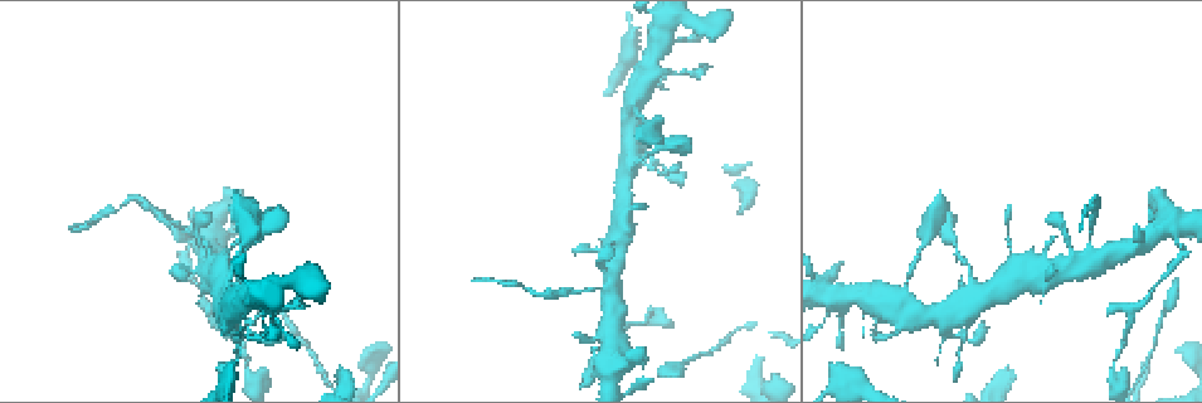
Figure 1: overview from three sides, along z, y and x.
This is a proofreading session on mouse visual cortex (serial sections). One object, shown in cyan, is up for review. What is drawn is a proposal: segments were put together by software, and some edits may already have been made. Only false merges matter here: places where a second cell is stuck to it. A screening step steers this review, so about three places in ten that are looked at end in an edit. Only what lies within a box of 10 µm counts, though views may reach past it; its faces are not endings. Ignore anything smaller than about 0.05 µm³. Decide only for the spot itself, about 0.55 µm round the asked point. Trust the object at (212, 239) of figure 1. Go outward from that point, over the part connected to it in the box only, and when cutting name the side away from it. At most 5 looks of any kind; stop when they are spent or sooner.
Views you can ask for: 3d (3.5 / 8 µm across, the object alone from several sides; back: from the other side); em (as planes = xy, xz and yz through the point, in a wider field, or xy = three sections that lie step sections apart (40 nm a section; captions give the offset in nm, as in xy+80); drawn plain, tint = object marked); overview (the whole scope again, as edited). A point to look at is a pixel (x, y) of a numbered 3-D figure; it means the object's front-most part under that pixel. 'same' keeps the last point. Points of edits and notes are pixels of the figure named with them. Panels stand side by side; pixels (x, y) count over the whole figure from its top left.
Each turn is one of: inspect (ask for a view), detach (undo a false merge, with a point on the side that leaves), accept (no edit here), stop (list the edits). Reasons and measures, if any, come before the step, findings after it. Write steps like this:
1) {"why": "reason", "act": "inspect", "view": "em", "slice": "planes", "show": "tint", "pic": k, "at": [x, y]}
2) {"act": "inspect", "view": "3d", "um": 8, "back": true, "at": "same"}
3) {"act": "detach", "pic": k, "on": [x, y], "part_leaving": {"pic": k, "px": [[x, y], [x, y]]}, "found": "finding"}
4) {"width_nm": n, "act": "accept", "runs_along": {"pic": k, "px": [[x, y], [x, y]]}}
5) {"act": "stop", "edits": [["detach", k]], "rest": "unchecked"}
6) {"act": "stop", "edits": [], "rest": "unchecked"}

{"act": "inspect", "view": "em", "slice": "xy", "step": 3, "show": "tint", "pic": 1, "at": [1180, 247]}

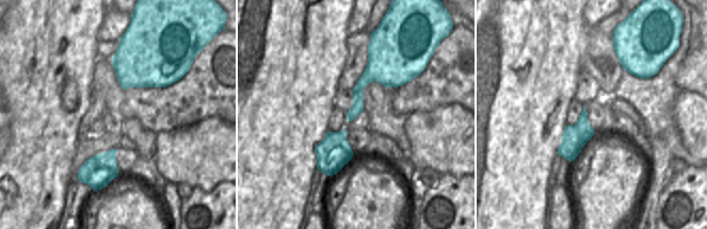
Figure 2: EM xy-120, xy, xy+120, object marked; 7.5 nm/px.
{"why": "see where the arms go", "act": "inspect", "view": "3d", "um": 3.5, "at": "same"}

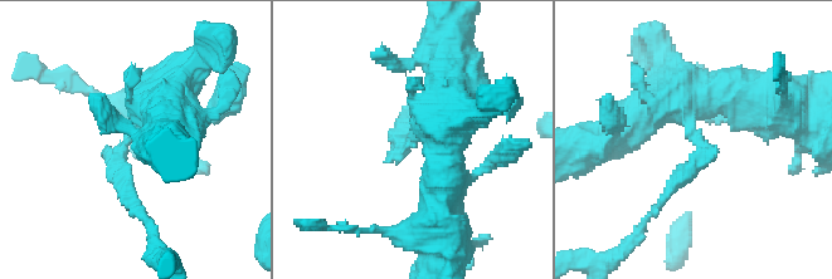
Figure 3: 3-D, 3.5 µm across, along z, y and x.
{"arm_widths_nm": [150, 500], "act": "detach", "pic": 3, "on": [118, 185], "found": "two cells meet here"}

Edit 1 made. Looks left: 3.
{"why": "thin arm on a thick one", "act": "inspect", "view": "3d", "um": 3.5, "back": true, "pic": 1, "at": [608, 287]}

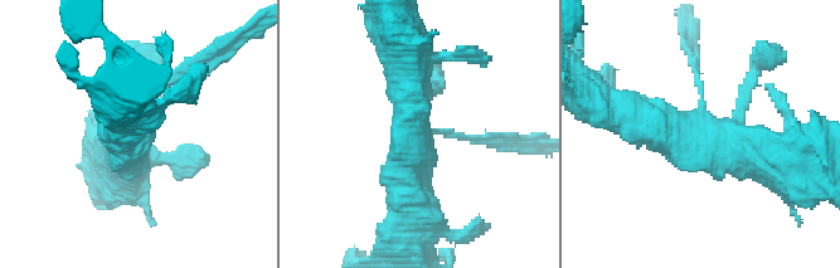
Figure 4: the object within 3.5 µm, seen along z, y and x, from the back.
{"arms": 4, "arm_widths_nm": [100, 150, 500, 500], "act": "inspect", "view": "em", "slice": "xy", "step": 3, "show": "plain", "pic": 4, "at": [696, 121]}

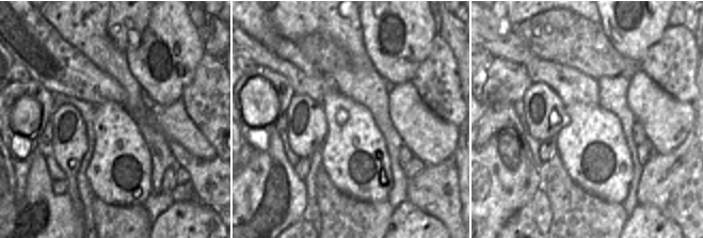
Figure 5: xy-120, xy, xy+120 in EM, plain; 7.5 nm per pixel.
{"act": "inspect", "view": "em", "slice": "xy", "step": 3, "show": "tint", "at": "same"}

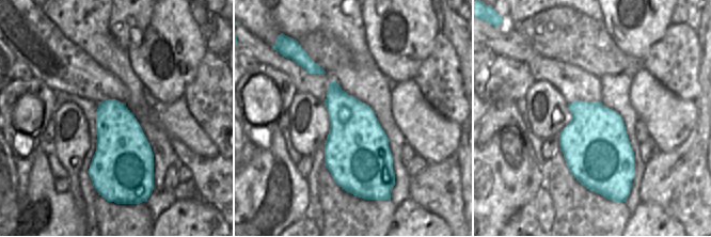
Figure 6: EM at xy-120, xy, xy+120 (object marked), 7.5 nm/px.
{"act": "detach", "pic": 4, "on": [179, 71], "part_leaving": {"pic": 4, "px": [[438, 130], [500, 146], [530, 140]]}, "found": "a second cell is stuck on"}

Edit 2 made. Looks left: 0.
{"act": "stop", "edits": [["detach", 3], ["detach", 4]], "rest": "unchecked"}

